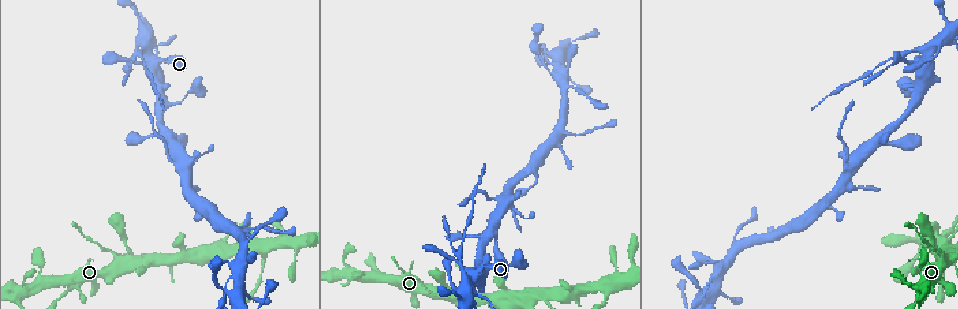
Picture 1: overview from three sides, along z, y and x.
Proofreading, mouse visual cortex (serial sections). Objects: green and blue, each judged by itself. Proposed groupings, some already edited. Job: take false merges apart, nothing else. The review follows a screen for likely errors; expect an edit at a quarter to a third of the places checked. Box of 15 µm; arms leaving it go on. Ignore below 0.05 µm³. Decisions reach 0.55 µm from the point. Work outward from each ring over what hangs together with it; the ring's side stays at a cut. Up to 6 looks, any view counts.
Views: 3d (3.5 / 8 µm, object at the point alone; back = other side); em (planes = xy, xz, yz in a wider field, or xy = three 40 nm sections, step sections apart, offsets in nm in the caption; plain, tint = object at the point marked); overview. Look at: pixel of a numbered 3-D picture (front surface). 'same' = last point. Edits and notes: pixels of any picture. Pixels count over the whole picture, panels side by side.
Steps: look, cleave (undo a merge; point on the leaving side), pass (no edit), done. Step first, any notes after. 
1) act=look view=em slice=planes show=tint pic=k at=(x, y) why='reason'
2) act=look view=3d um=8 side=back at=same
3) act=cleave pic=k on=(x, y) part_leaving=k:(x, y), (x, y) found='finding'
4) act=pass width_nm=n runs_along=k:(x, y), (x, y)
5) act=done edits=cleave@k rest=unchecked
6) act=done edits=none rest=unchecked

act=look view=3d um=3.5 pic=1 at=(141, 53) why='side arm on a straight run'

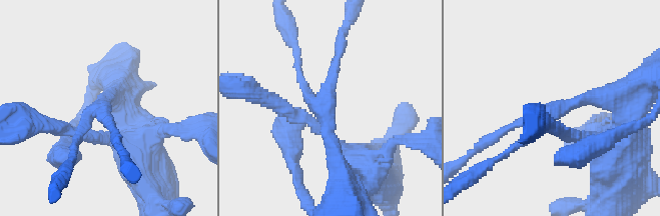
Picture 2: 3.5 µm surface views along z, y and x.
act=look view=em slice=xy step=5 show=plain pic=2 at=(561, 106) arms=3 arm_widths_nm=150,150,300

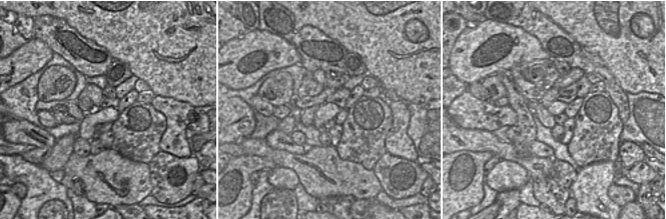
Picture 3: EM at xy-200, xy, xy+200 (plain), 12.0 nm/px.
act=look view=em slice=xy step=5 show=tint at=same why='where the object lies'

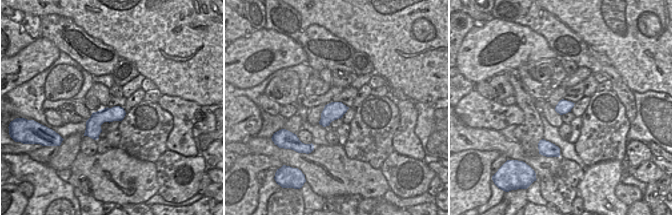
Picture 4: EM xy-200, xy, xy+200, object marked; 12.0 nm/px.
act=pass runs_along=4:(121, 110), (104, 115), (87, 133) found='one cell here'

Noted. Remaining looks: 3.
act=look view=3d um=8 pic=1 at=(467, 295) why='looks like a crossing'

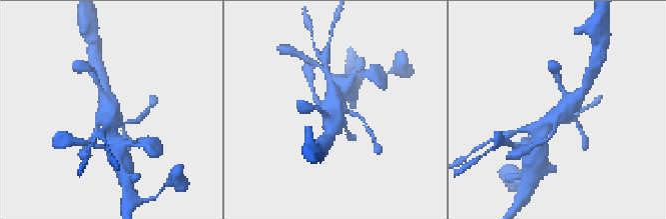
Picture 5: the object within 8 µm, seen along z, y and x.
act=look view=em slice=planes show=tint pic=5 at=(559, 115) why='now the EM'

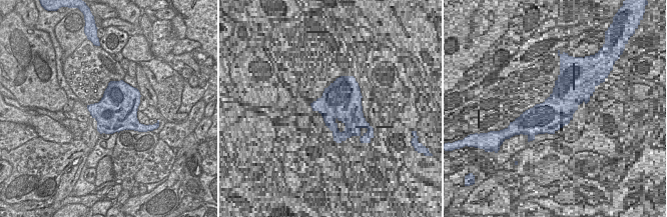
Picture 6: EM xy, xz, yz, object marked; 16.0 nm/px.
act=pass runs_along=5:(539, 142), (547, 123), (573, 102) found='all the same cell'

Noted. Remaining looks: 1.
act=done edits=none rest=unchecked

